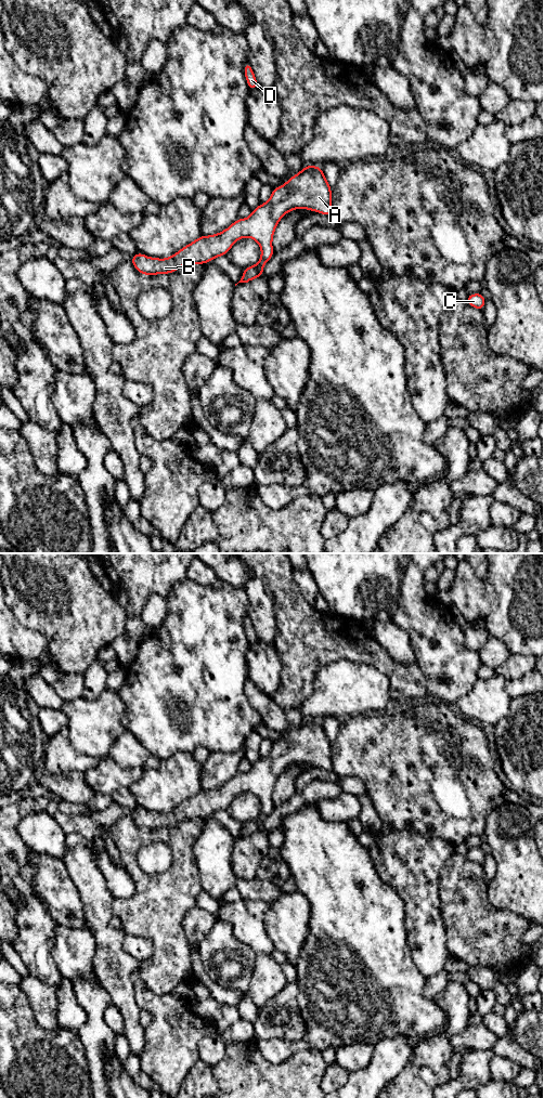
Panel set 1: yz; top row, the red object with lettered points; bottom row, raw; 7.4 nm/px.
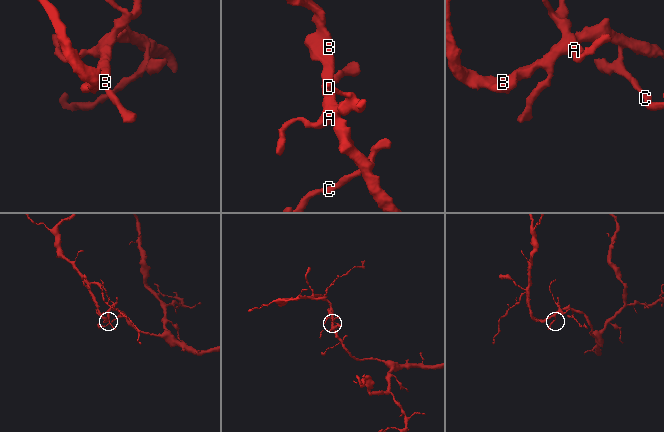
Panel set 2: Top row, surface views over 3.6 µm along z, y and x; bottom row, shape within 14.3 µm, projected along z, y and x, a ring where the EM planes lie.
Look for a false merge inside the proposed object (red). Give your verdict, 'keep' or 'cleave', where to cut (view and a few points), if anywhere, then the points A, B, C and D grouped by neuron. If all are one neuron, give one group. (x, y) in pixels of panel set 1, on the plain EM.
keep; no cut; A B C D

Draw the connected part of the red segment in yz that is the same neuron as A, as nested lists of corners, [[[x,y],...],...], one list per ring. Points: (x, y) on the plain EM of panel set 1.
[[[305,720],[289,734],[272,744],[270,754],[251,766],[247,773],[238,772],[224,785],[209,790],[199,790],[166,813],[150,812],[137,807],[131,816],[139,827],[146,831],[169,828],[185,819],[206,819],[215,812],[226,810],[233,798],[250,792],[261,802],[257,819],[243,823],[238,837],[248,837],[263,831],[263,821],[273,811],[272,794],[280,774],[294,763],[309,763],[333,771],[332,742],[319,720]]]

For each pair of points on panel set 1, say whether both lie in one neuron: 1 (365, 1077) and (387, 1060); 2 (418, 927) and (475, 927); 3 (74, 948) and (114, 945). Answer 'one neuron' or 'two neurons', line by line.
1: one neuron
2: two neurons
3: two neurons

